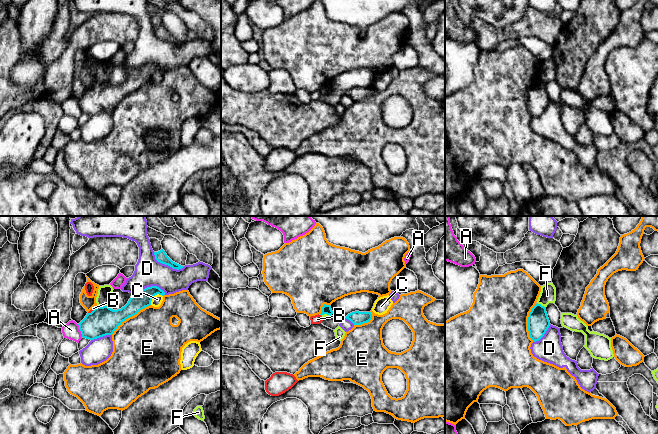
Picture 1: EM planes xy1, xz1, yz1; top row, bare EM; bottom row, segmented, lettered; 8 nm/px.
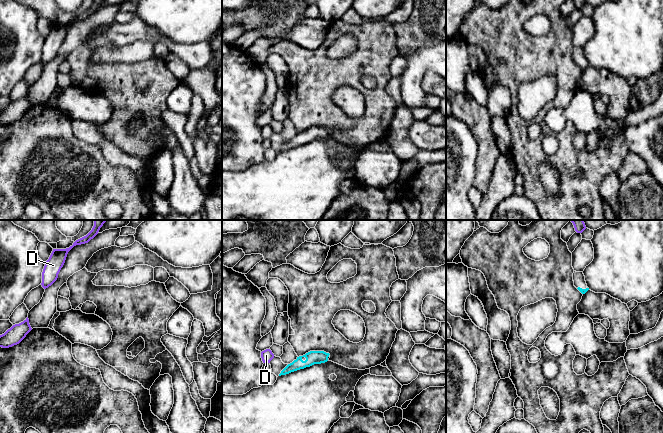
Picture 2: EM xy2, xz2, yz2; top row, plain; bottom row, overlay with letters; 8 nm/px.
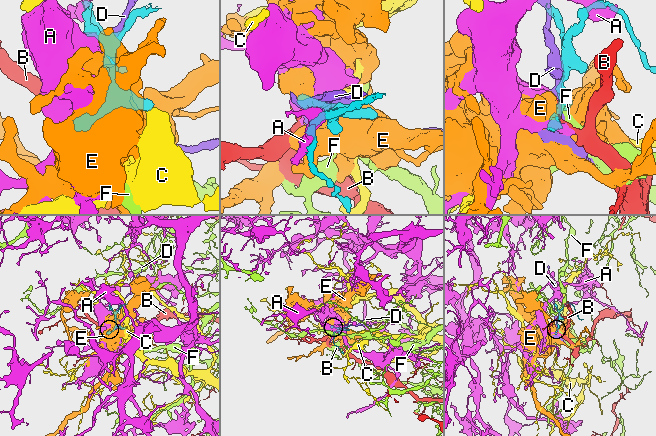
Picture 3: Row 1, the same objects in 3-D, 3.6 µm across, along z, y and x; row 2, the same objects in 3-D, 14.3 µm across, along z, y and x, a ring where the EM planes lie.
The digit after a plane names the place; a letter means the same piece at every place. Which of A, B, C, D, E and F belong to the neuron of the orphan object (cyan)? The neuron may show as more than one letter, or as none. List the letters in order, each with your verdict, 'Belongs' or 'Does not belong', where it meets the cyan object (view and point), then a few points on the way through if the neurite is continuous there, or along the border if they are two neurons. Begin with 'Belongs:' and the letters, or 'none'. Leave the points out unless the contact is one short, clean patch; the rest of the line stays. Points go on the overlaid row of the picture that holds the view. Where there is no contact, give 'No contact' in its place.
Belongs: none
A: Does not belong. Touches cyan at xy1 (80, 330)
B: Does not belong. Touches cyan at xy1 (92, 311). Boundary: xy1 (95, 307), (88, 313)
C: Does not belong. Touches cyan at xy1 (154, 295). Boundary: xy1 (162, 295), (156, 294), (150, 304)
D: Does not belong. Touches cyan at xy1 (167, 264)
E: Does not belong. Touches cyan at xy1 (130, 316)
F: Does not belong. Touches cyan at xy1 (103, 306). Boundary: xy1 (97, 305), (107, 306)

